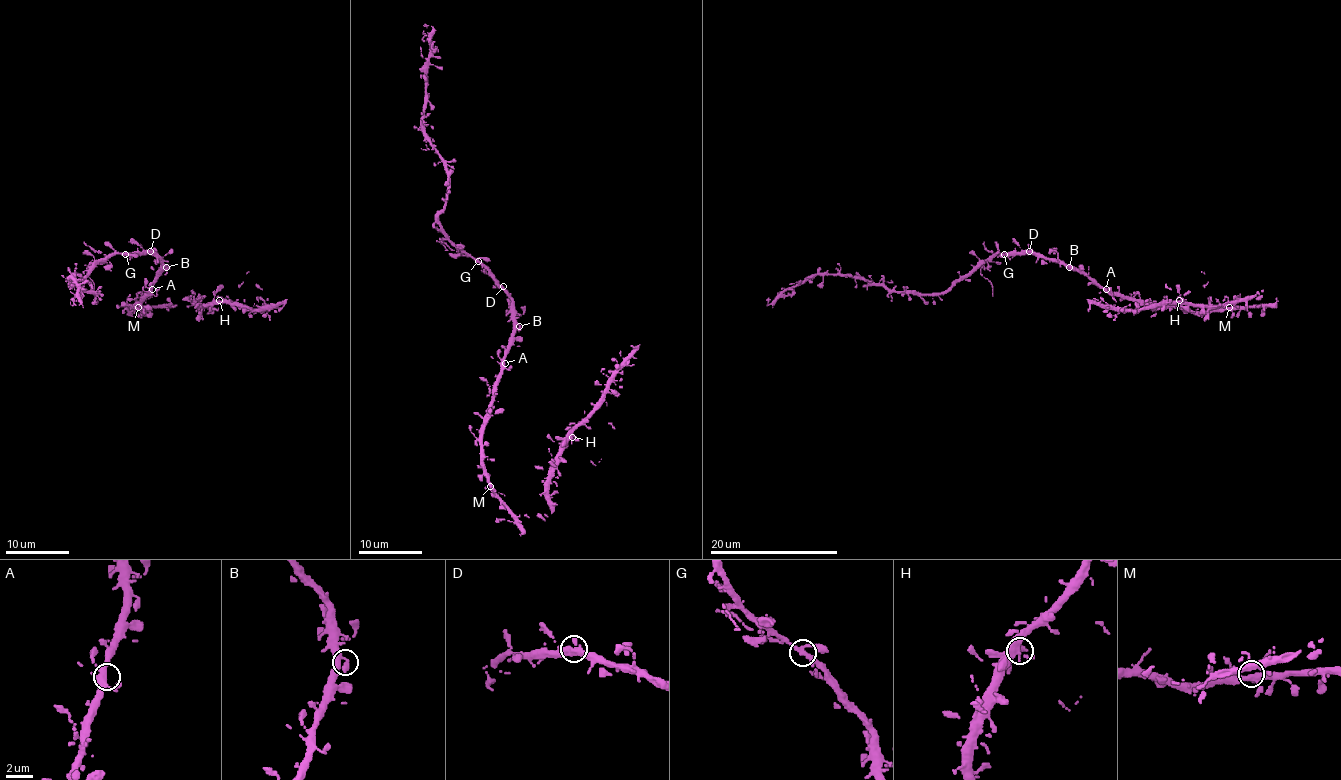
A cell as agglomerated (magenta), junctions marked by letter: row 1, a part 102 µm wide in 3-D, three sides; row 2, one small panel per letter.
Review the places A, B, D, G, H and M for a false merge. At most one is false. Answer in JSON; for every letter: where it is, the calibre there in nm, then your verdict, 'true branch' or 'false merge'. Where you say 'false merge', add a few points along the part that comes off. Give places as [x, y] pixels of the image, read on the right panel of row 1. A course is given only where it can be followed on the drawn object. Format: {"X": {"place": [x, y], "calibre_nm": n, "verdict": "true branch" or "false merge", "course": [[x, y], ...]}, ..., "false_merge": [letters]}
{"A": {"place": [1106, 289], "calibre_nm": 360, "verdict": "true branch"}, "B": {"place": [1069, 267], "calibre_nm": 420, "verdict": "true branch"}, "D": {"place": [1029, 251], "calibre_nm": 360, "verdict": "true branch"}, "G": {"place": [1004, 254], "calibre_nm": 340, "verdict": "true branch"}, "H": {"place": [1179, 300], "calibre_nm": 320, "verdict": "true branch"}, "M": {"place": [1229, 307], "calibre_nm": 340, "verdict": "true branch"}, "false_merge": []}

